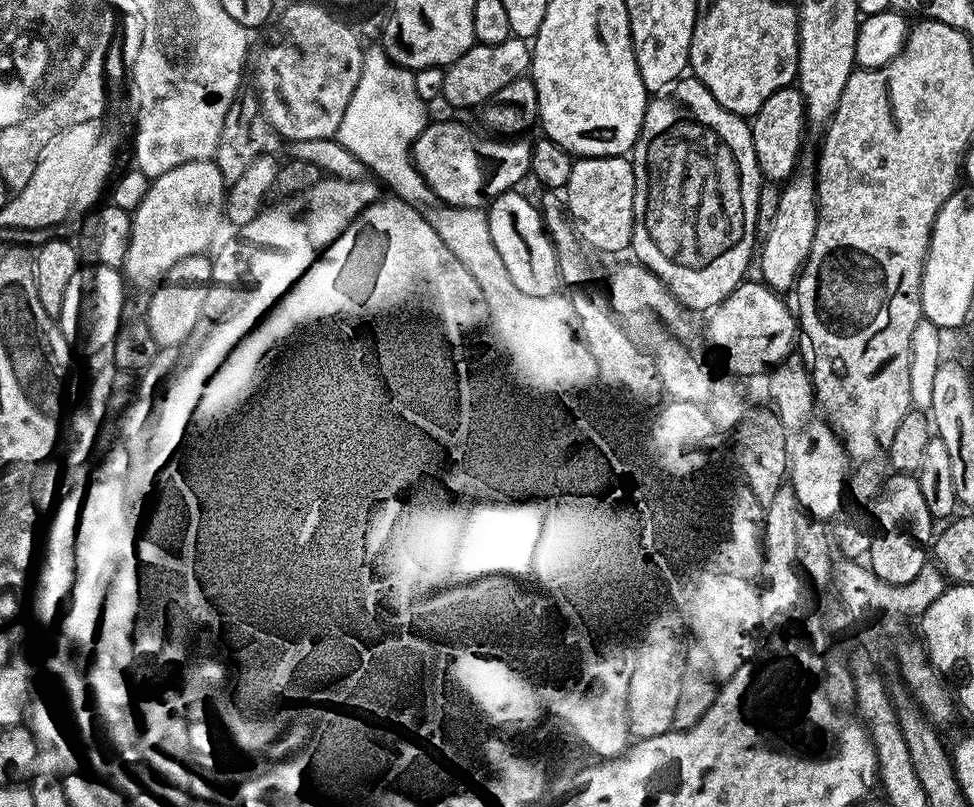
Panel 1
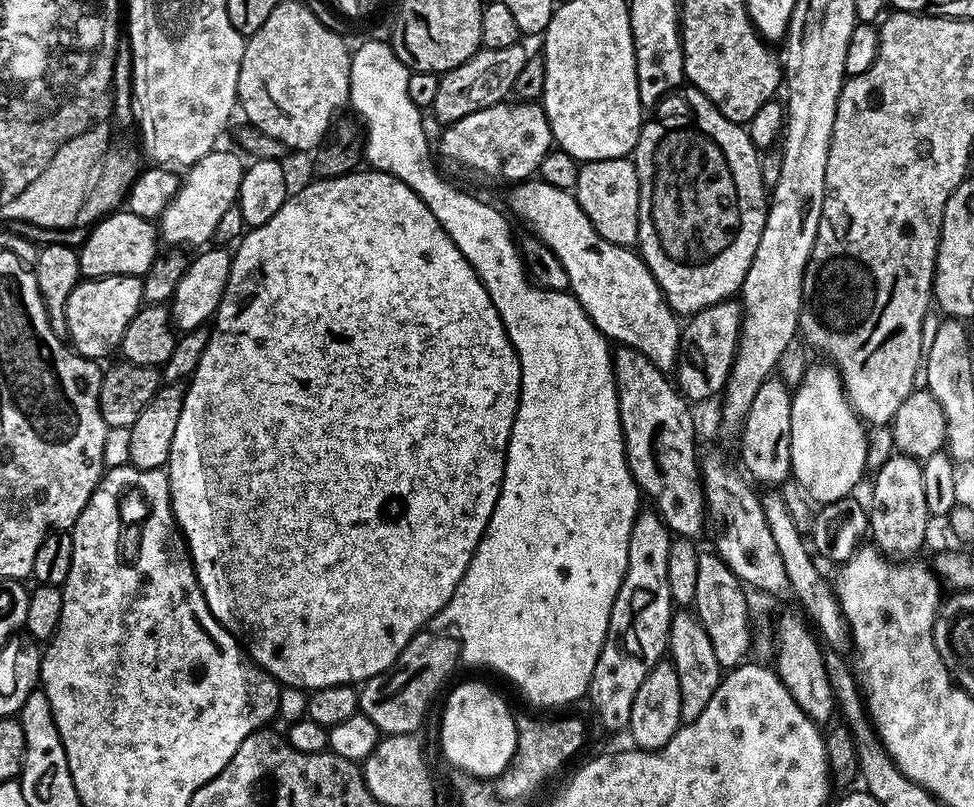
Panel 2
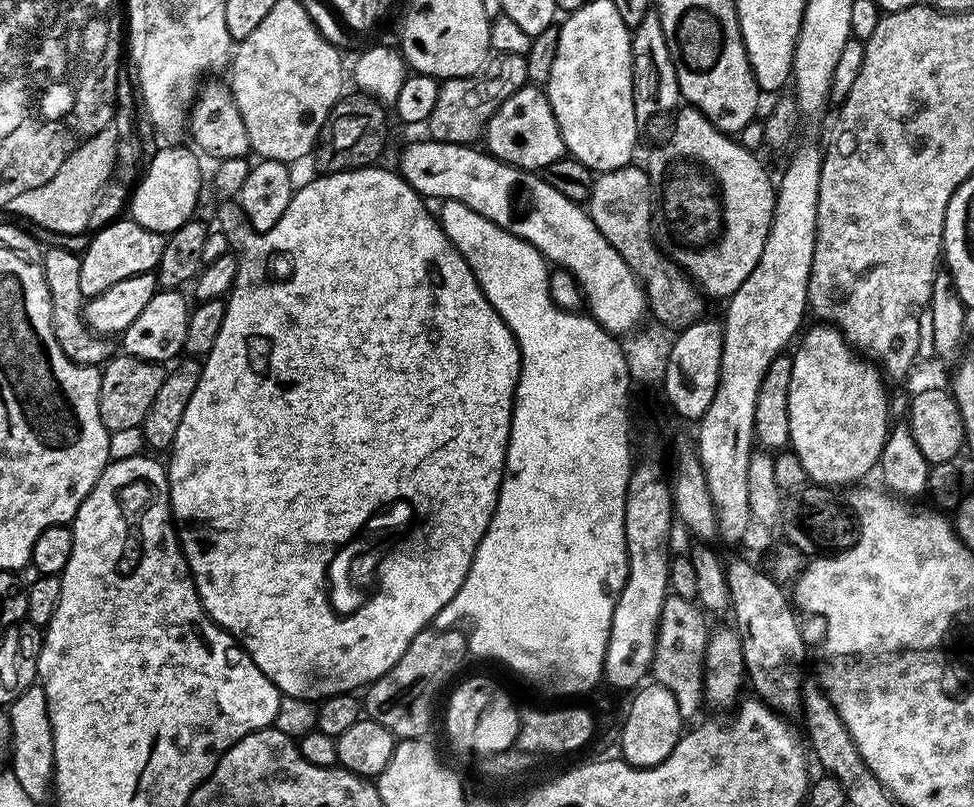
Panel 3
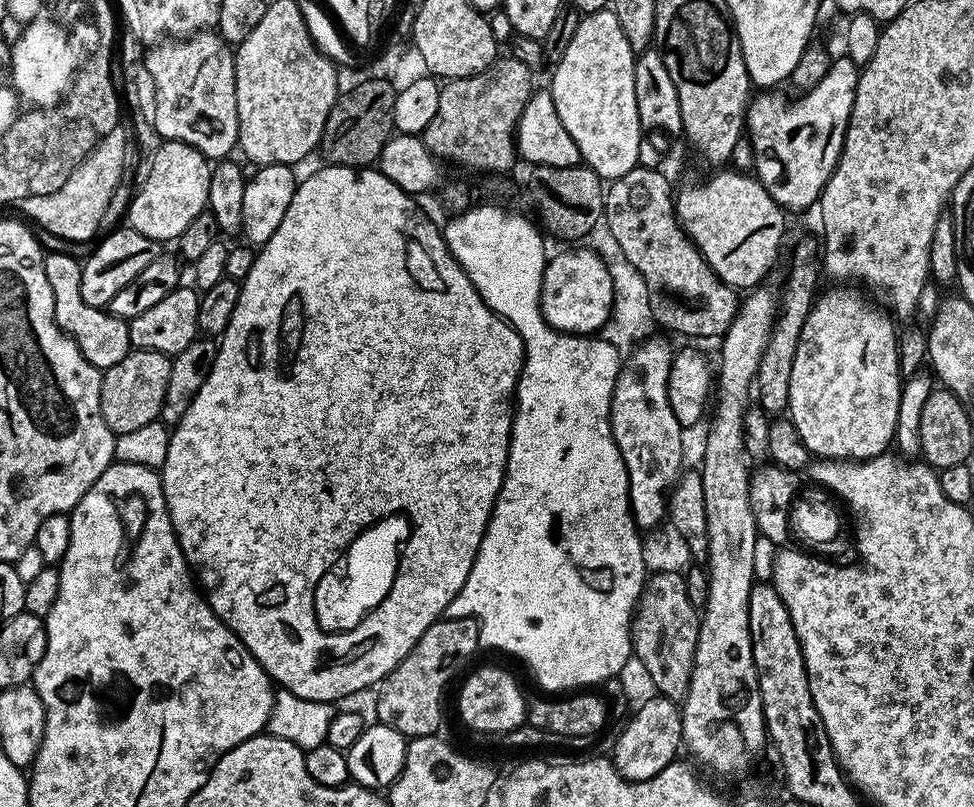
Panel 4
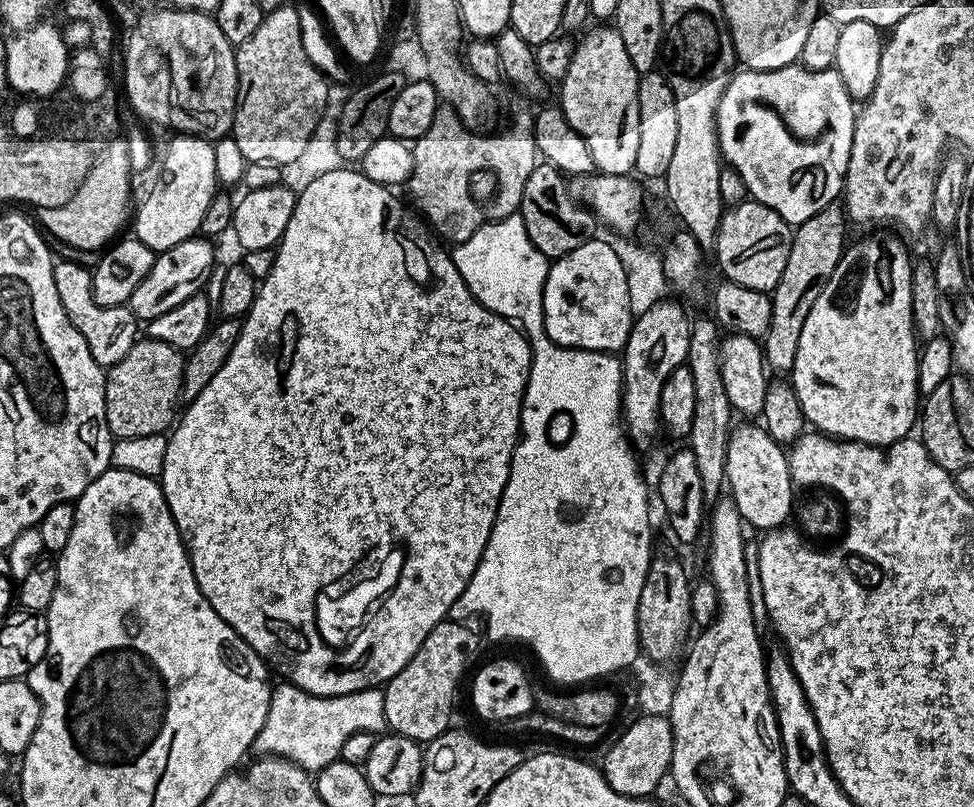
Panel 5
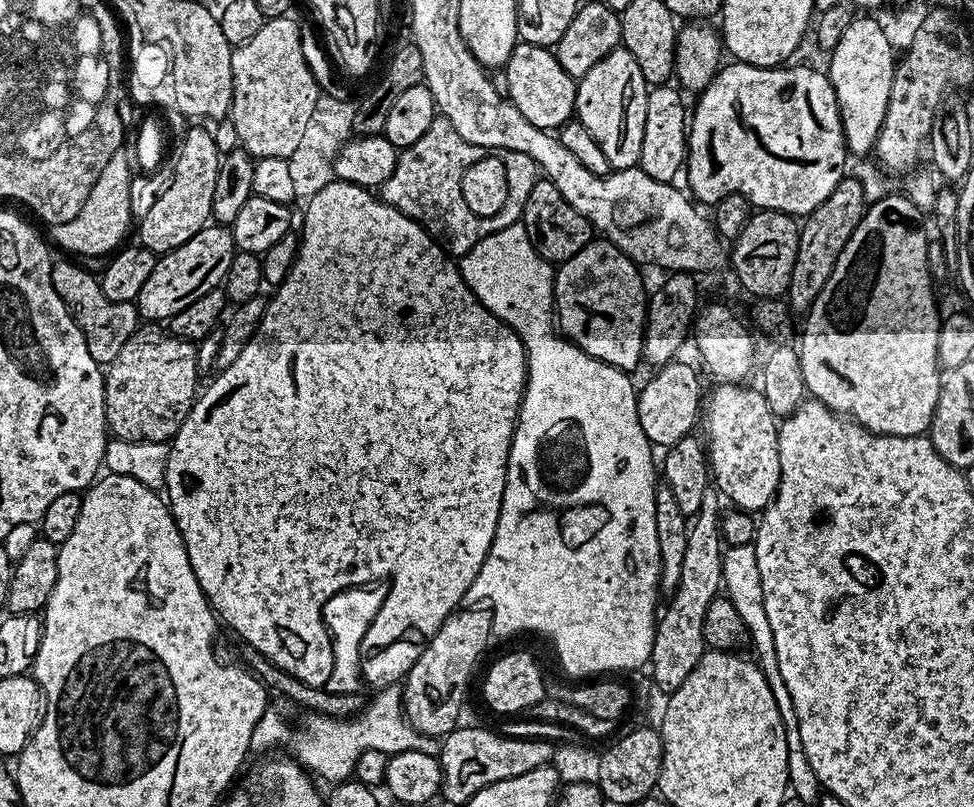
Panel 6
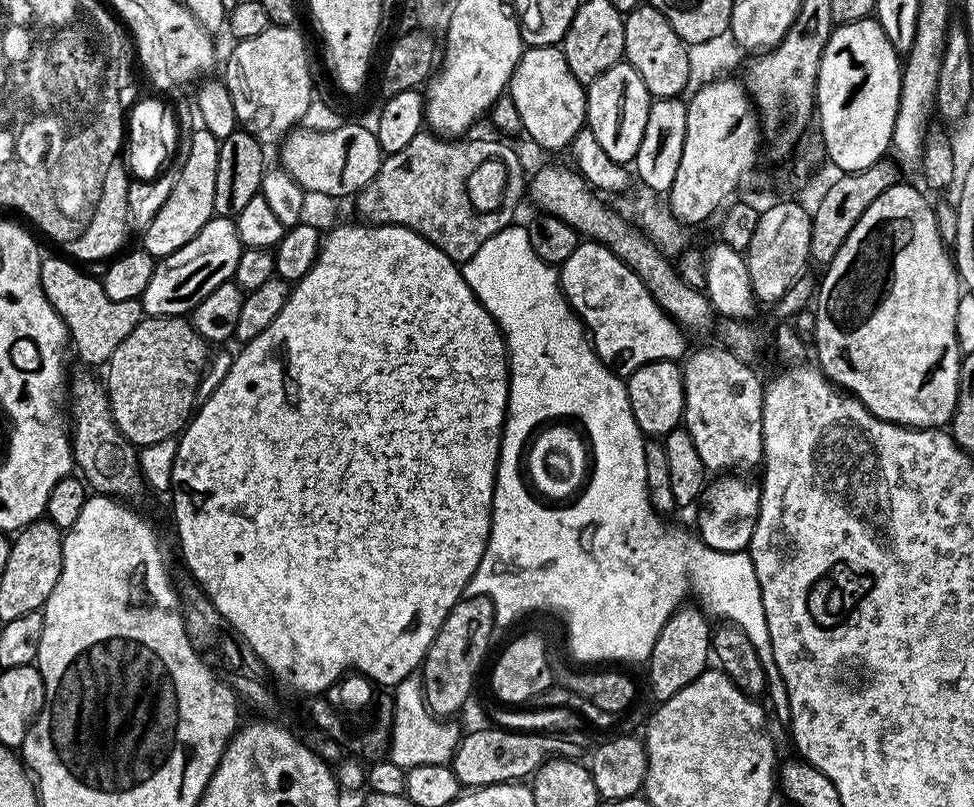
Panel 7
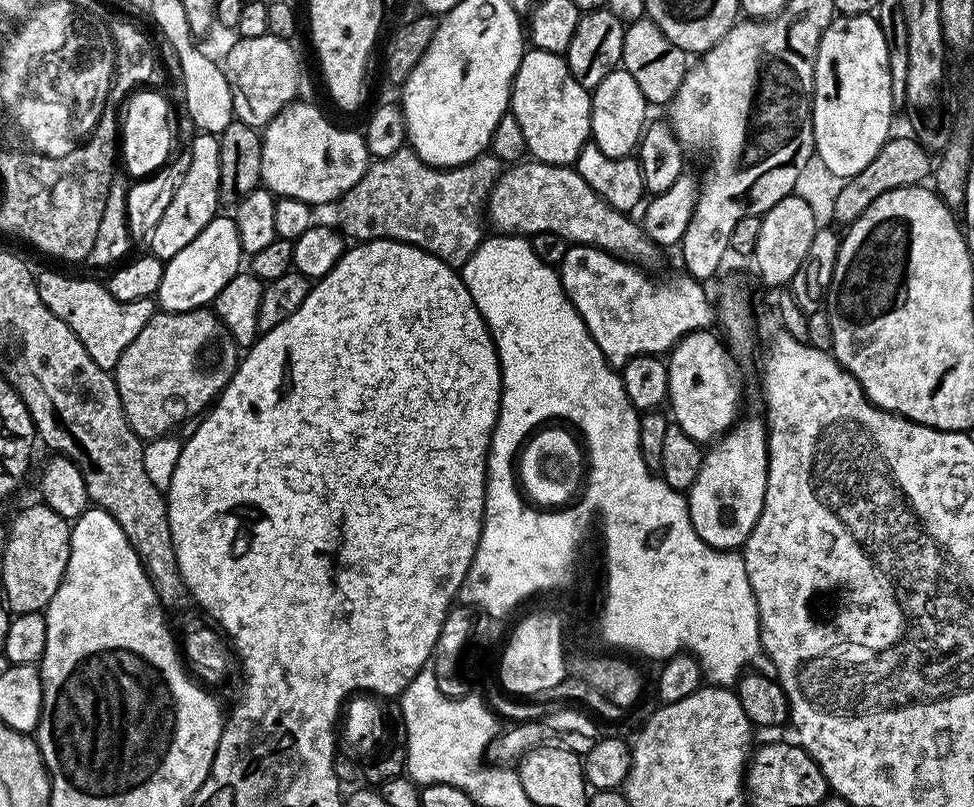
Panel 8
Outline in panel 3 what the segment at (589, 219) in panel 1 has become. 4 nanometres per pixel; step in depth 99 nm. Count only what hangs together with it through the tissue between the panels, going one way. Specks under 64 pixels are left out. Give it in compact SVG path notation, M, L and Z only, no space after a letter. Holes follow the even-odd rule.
M631 163L618 170L599 173L593 179L586 211L606 242L610 242L610 246L622 254L626 266L634 270L643 284L644 295L648 298L647 311L657 320L653 321L668 330L689 328L705 315L706 300L691 276L661 252L652 230L654 189L647 171L636 167L635 163Z

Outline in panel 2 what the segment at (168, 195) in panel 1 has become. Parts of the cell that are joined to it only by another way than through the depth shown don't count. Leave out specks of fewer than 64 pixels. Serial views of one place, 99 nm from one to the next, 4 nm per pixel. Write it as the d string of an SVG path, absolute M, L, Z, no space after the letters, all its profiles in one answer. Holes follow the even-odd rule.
M208 152L197 164L183 173L180 188L158 217L158 232L168 246L184 244L207 245L212 235L220 228L224 215L233 211L240 198L240 187L244 177L245 161L240 161L232 152Z

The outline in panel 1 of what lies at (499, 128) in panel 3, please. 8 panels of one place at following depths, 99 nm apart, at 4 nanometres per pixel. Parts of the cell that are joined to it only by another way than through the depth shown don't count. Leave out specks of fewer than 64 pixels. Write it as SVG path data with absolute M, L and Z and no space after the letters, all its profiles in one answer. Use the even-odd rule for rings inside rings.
M436 120L424 125L422 134L412 144L412 164L426 178L429 188L436 191L440 199L459 208L484 208L485 205L517 187L520 179L529 175L532 166L533 141L528 138L485 138L475 136L464 124L456 120Z

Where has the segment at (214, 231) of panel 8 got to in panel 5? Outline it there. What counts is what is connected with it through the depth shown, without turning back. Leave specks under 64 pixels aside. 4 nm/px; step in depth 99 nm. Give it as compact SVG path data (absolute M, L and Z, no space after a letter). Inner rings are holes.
M193 238L186 242L178 242L170 250L157 255L154 266L146 278L130 294L127 307L131 308L137 321L147 322L158 318L158 314L166 314L166 310L174 310L174 306L186 302L186 298L201 291L204 283L212 276L212 267L216 264L216 252L212 249L213 241L208 238Z

